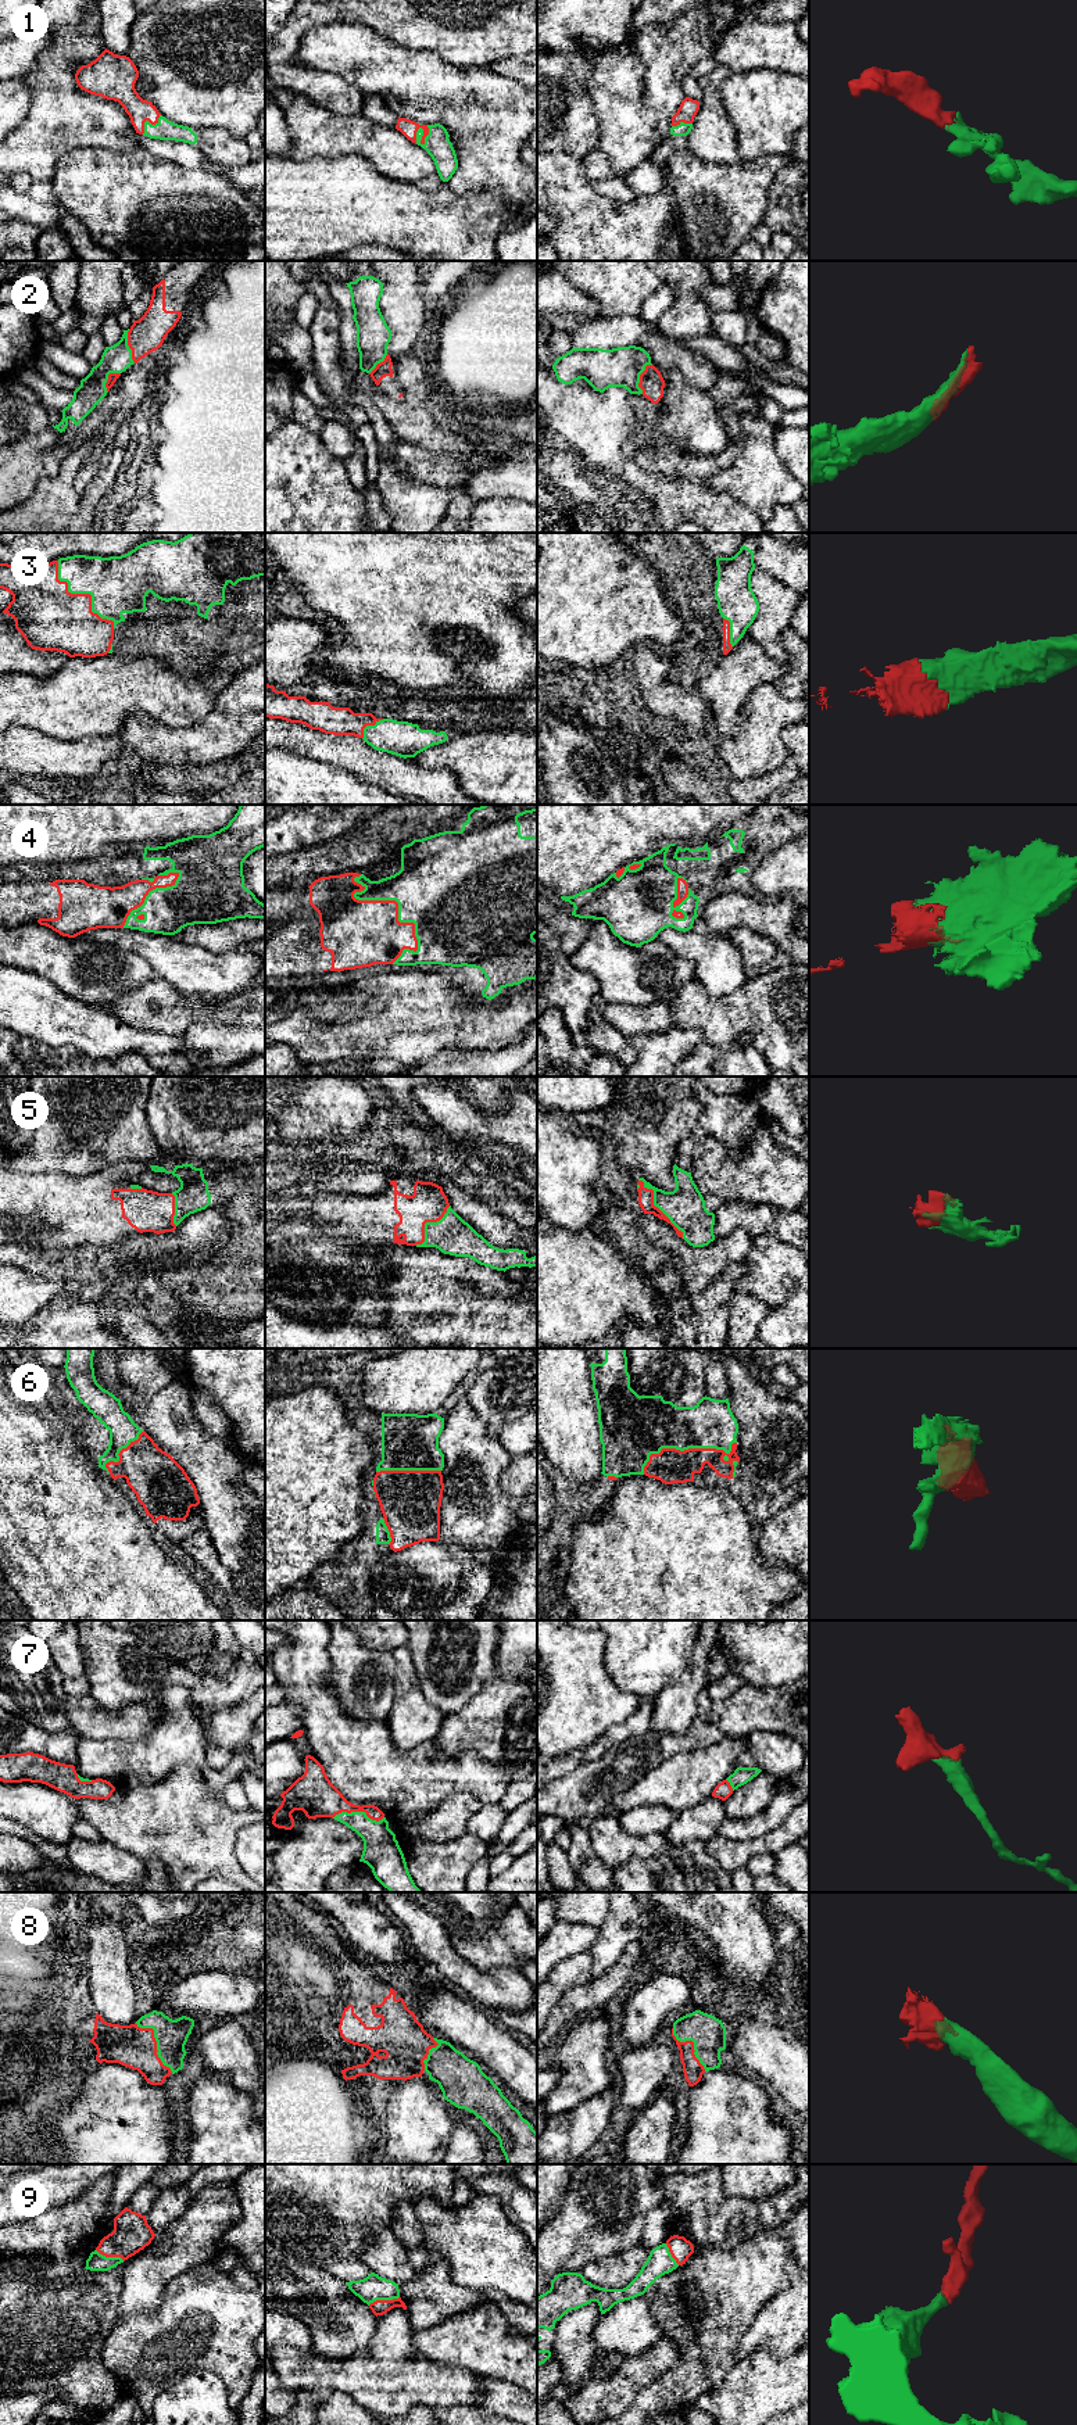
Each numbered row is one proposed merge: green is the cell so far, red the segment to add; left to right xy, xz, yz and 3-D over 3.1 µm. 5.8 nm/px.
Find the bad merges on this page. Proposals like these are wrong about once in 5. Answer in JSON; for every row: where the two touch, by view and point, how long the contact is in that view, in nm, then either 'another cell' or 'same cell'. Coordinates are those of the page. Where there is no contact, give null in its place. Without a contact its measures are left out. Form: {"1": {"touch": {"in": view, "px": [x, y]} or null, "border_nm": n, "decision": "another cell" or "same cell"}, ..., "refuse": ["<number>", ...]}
{"1": {"touch": {"in": "xz", "px": [422, 135]}, "border_nm": 130, "decision": "same cell"}, "2": {"touch": {"in": "xy", "px": [128, 346]}, "border_nm": 200, "decision": "same cell"}, "3": {"touch": {"in": "xy", "px": [83, 593]}, "border_nm": 500, "decision": "same cell"}, "4": {"touch": {"in": "xz", "px": [393, 899]}, "border_nm": 550, "decision": "same cell"}, "5": {"touch": {"in": "yz", "px": [657, 1206]}, "border_nm": 440, "decision": "same cell"}, "6": {"touch": {"in": "yz", "px": [686, 1449]}, "border_nm": 550, "decision": "same cell"}, "7": {"touch": {"in": "xz", "px": [357, 1812]}, "border_nm": 300, "decision": "same cell"}, "8": {"touch": {"in": "xy", "px": [157, 2044]}, "border_nm": 360, "decision": "same cell"}, "9": {"touch": {"in": "xz", "px": [383, 2299]}, "border_nm": 190, "decision": "same cell"}, "refuse": []}

